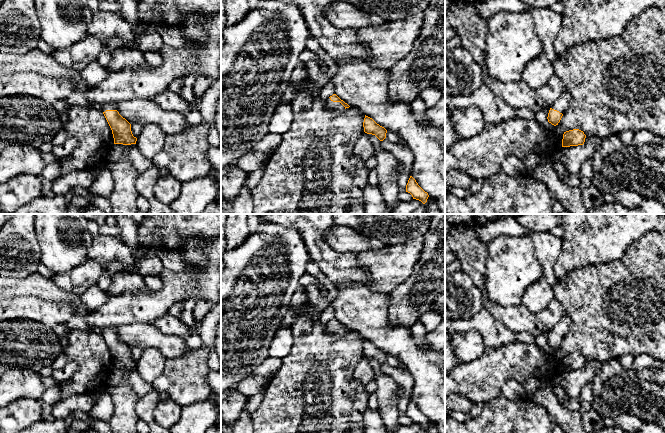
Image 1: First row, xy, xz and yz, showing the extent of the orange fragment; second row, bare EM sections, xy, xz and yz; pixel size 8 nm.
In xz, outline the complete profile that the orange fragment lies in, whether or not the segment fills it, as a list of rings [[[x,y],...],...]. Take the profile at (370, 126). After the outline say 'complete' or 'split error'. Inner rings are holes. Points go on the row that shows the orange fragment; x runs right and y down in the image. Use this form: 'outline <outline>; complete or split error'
outline [[[366,115],[364,118],[363,127],[365,133],[375,135],[380,141],[383,141],[386,138],[387,130]]]; complete

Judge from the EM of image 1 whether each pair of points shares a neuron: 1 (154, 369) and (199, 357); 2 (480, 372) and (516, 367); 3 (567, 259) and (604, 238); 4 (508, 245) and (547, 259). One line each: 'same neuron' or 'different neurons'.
1: different neurons
2: same neuron
3: same neuron
4: different neurons

